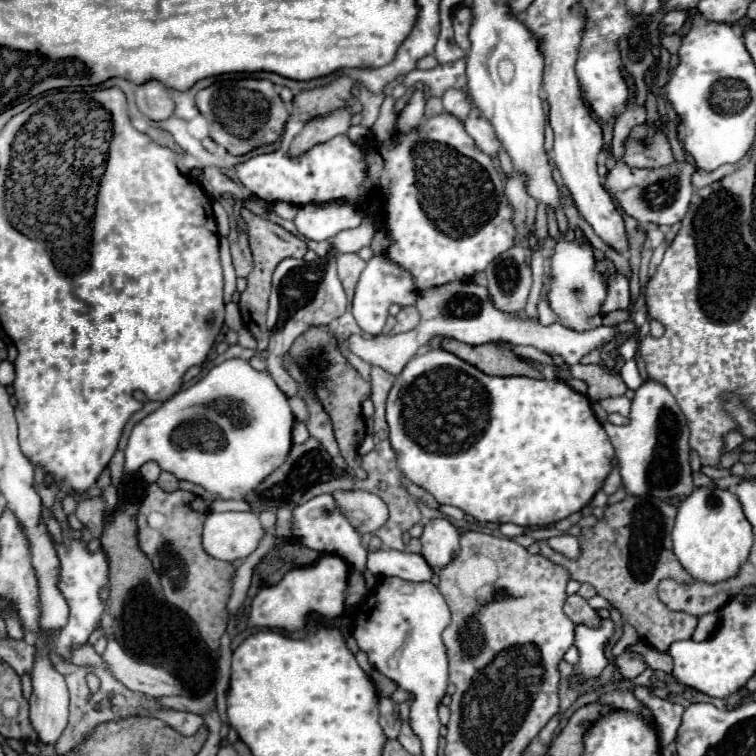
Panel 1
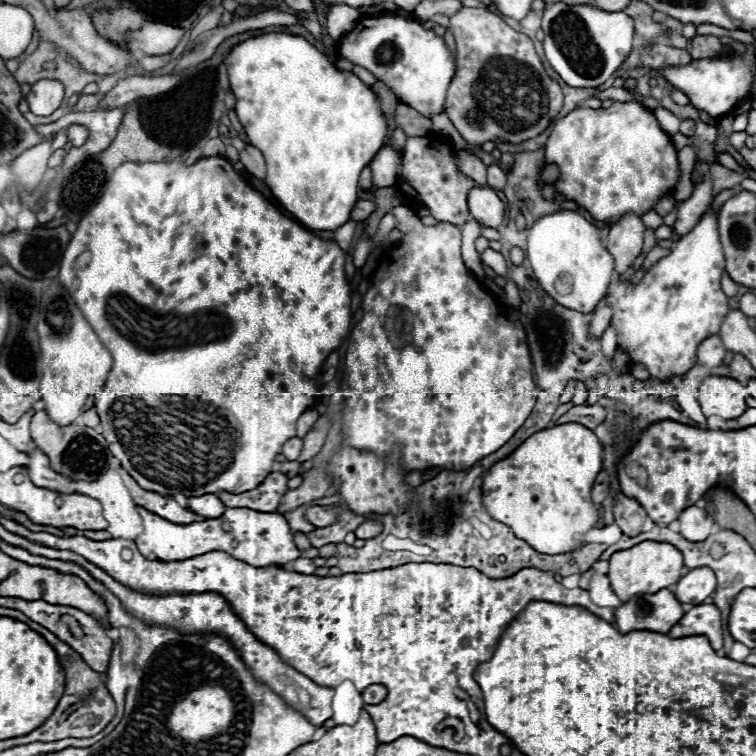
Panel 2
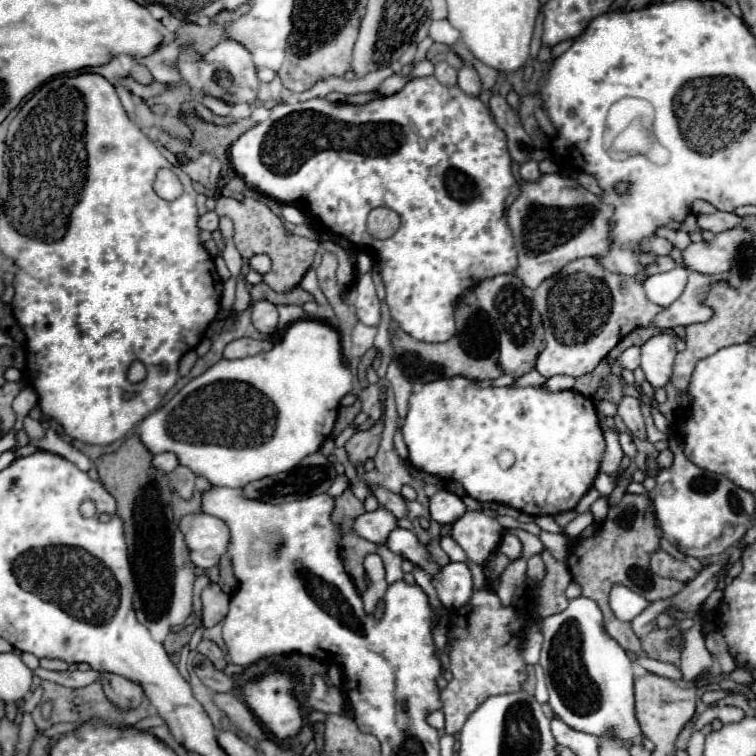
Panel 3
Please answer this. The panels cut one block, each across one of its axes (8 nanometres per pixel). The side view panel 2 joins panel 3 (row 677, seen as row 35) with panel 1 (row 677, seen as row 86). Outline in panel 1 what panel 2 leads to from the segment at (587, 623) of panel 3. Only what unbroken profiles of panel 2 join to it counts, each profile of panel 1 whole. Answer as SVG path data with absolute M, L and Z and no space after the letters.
M602 620L598 630L586 628L582 624L576 626L576 642L574 646L580 650L580 662L574 666L576 676L570 680L570 684L578 684L586 678L596 678L608 664L604 654L604 642L608 642L614 636L614 622Z

